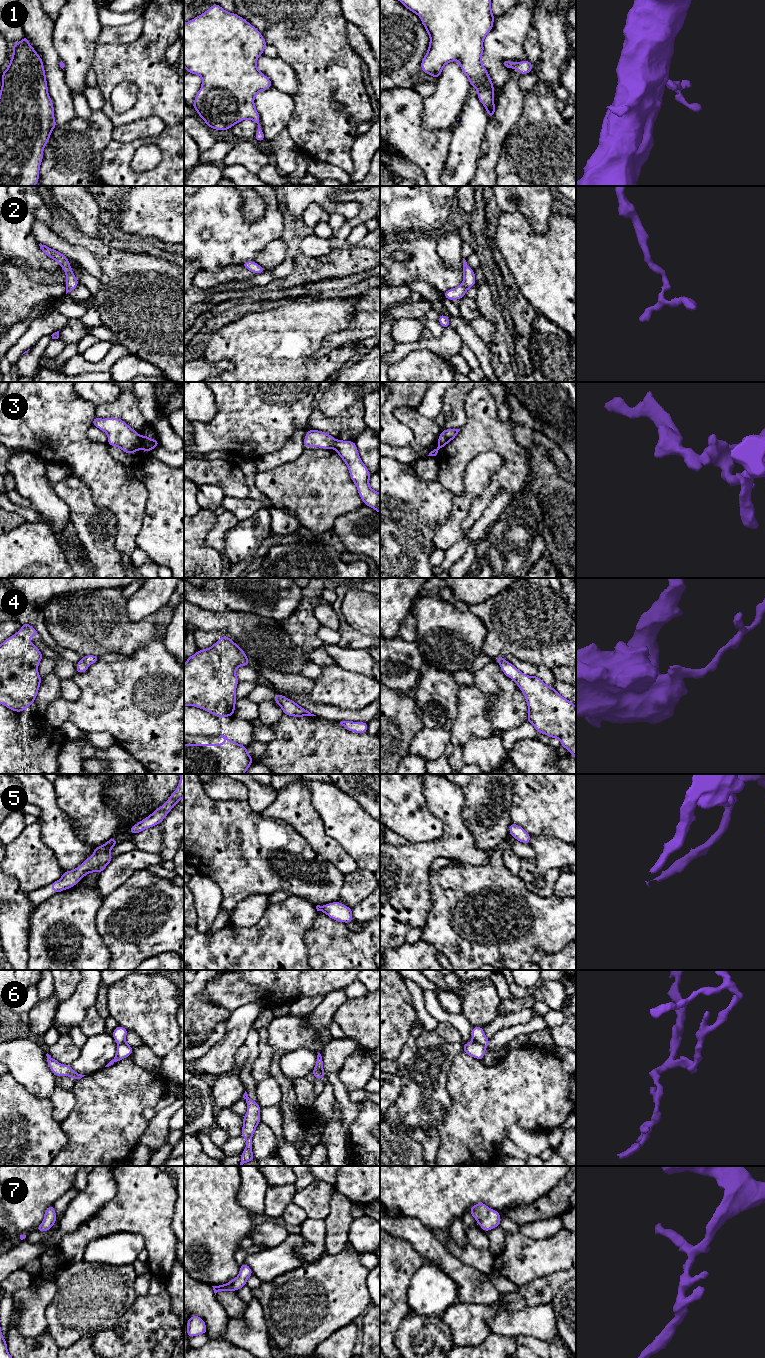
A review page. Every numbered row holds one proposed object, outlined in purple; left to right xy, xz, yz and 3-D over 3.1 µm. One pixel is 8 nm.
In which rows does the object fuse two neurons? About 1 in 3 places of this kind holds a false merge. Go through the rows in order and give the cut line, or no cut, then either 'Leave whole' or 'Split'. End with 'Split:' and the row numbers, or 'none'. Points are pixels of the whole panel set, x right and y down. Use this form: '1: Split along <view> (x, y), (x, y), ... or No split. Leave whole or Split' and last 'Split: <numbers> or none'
1: No split. Leave whole
2: No split. Leave whole
3: Split along xy (139, 436), (141, 448). Split
4: No split. Leave whole
5: No split. Leave whole
6: Split along yz (473, 1040), (485, 1046). Split
7: No split. Leave whole
Split: 3, 6

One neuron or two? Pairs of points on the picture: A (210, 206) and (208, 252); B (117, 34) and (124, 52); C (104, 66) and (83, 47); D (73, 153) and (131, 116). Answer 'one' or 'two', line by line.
A: one
B: two
C: two
D: two

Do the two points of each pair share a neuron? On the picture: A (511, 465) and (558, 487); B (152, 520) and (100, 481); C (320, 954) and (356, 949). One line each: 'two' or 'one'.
A: two
B: two
C: one

